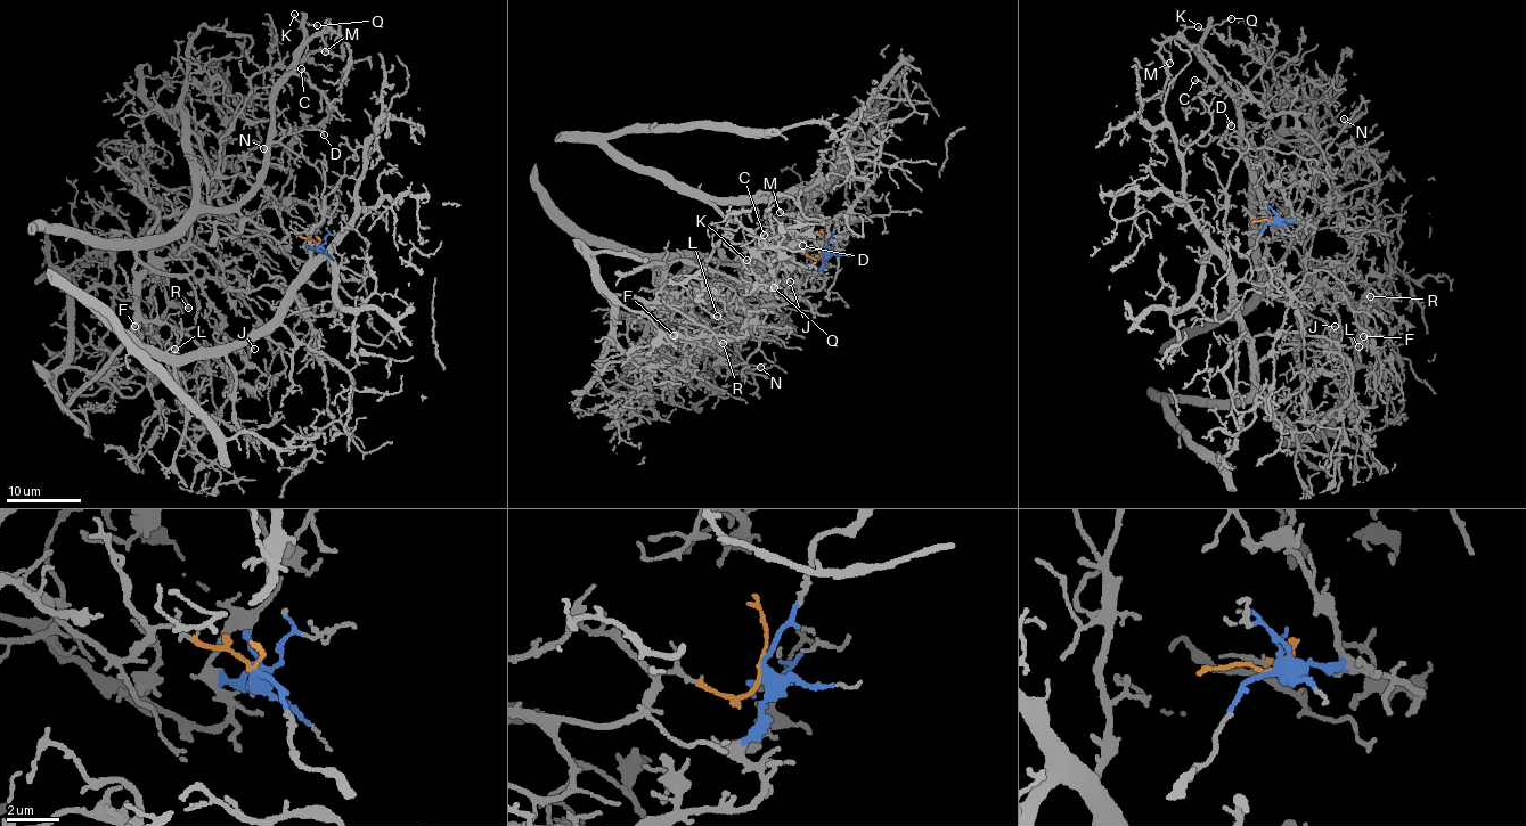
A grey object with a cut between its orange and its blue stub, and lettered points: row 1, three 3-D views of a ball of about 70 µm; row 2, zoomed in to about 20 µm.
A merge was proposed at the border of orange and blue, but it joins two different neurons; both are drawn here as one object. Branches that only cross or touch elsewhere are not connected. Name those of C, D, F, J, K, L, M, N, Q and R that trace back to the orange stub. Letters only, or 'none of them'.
C, D, K, L, M, N, Q

